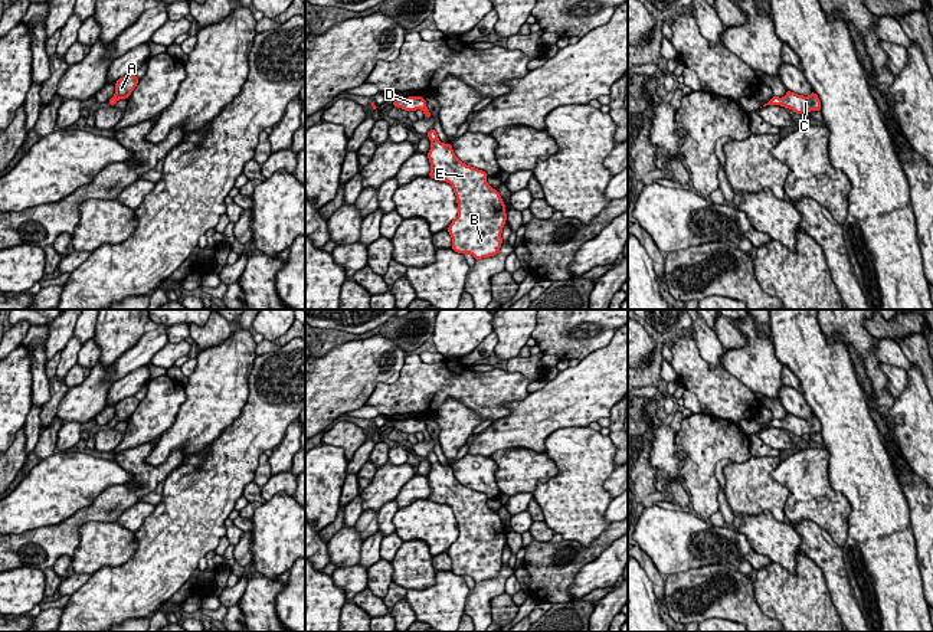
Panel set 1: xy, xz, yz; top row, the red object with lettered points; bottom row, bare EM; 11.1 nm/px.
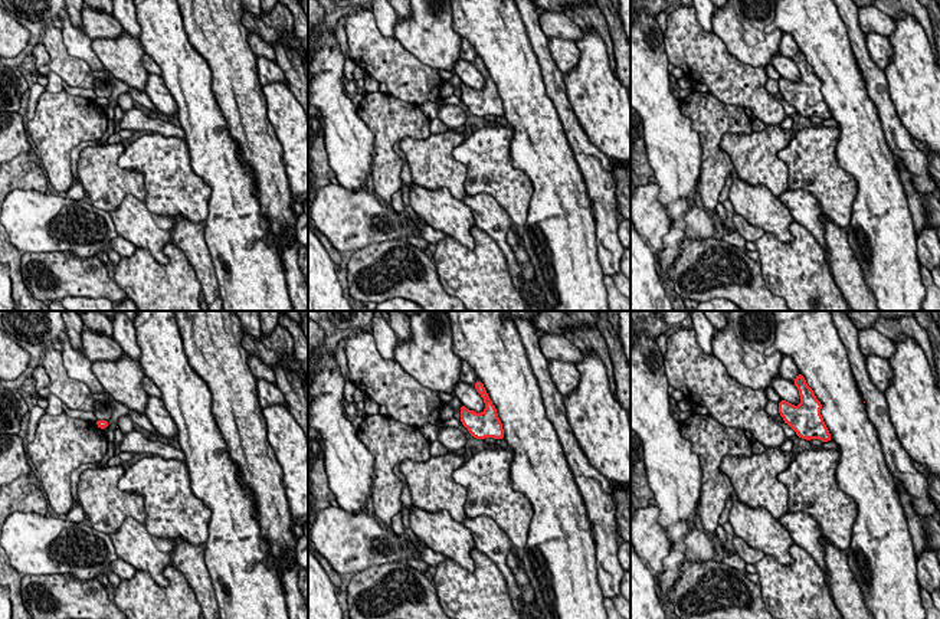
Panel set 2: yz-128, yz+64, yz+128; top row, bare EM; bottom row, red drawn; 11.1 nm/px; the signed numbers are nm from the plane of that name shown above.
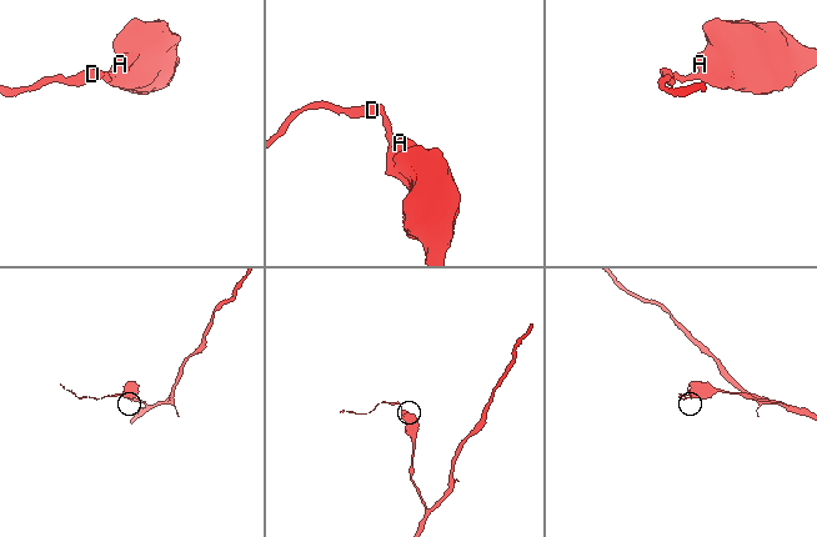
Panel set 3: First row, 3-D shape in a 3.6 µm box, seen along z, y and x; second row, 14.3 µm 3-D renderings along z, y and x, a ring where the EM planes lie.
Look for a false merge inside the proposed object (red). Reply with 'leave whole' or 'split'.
leave whole

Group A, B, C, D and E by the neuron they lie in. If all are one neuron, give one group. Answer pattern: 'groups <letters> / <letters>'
groups A B C D E

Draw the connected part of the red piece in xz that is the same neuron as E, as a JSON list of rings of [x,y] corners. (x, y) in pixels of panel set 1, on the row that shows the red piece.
[[[435,128],[429,130],[428,138],[432,141],[428,176],[449,183],[456,196],[458,216],[448,226],[452,250],[469,253],[475,261],[497,255],[507,220],[507,207],[498,190],[487,183],[488,174],[484,170],[462,163],[451,143],[441,143]]]

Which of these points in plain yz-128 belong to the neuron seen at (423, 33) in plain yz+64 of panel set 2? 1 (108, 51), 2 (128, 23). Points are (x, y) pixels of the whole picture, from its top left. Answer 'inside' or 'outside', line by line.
1: inside
2: outside

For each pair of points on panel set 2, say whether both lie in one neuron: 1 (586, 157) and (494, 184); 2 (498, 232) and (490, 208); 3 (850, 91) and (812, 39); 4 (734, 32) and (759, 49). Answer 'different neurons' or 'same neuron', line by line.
1: different neurons
2: same neuron
3: same neuron
4: same neuron

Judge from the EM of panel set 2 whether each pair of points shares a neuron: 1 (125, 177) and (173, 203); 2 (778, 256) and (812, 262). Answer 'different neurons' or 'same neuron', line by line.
1: different neurons
2: same neuron

